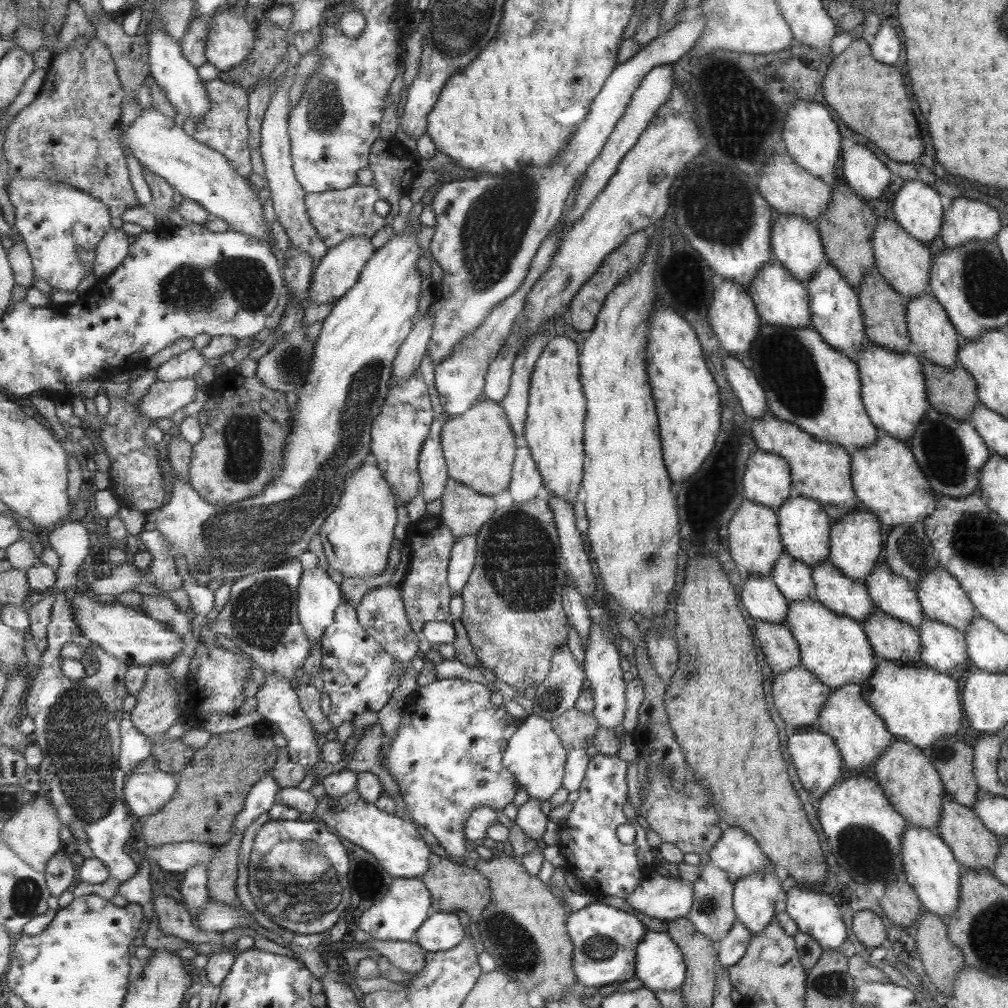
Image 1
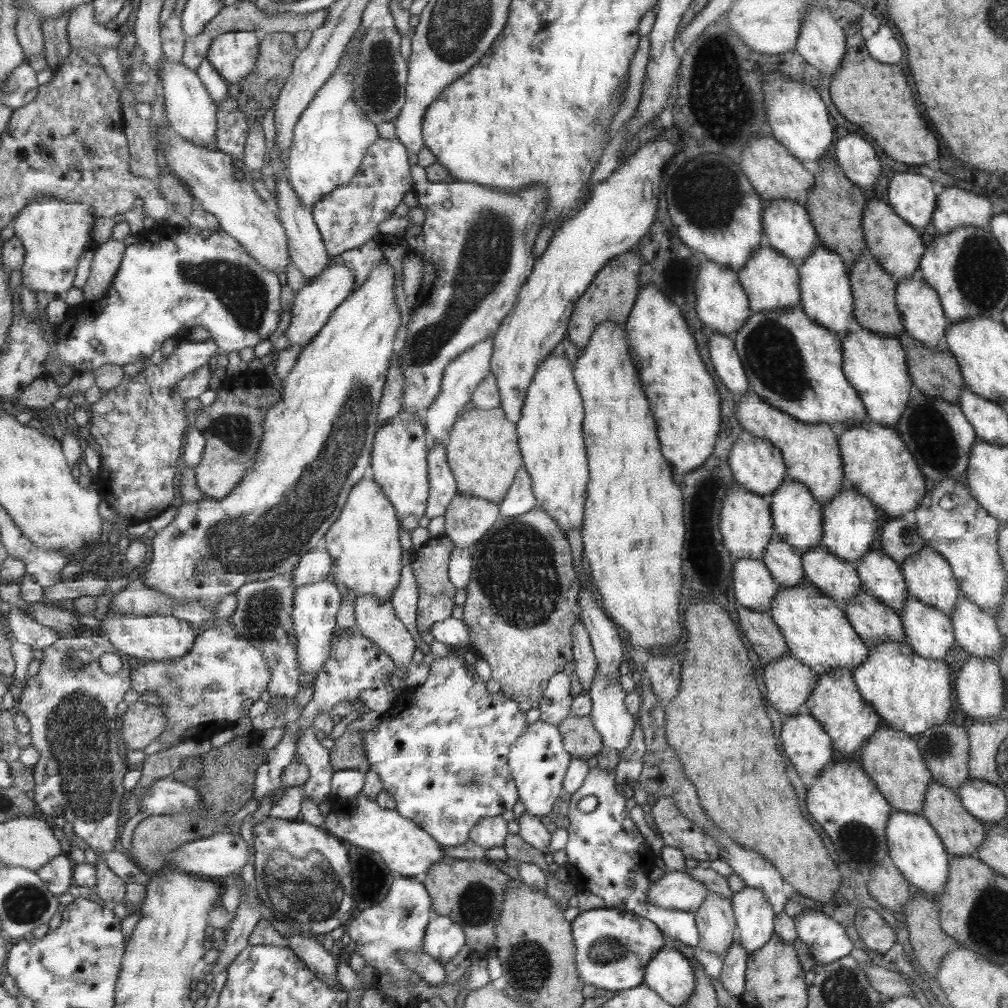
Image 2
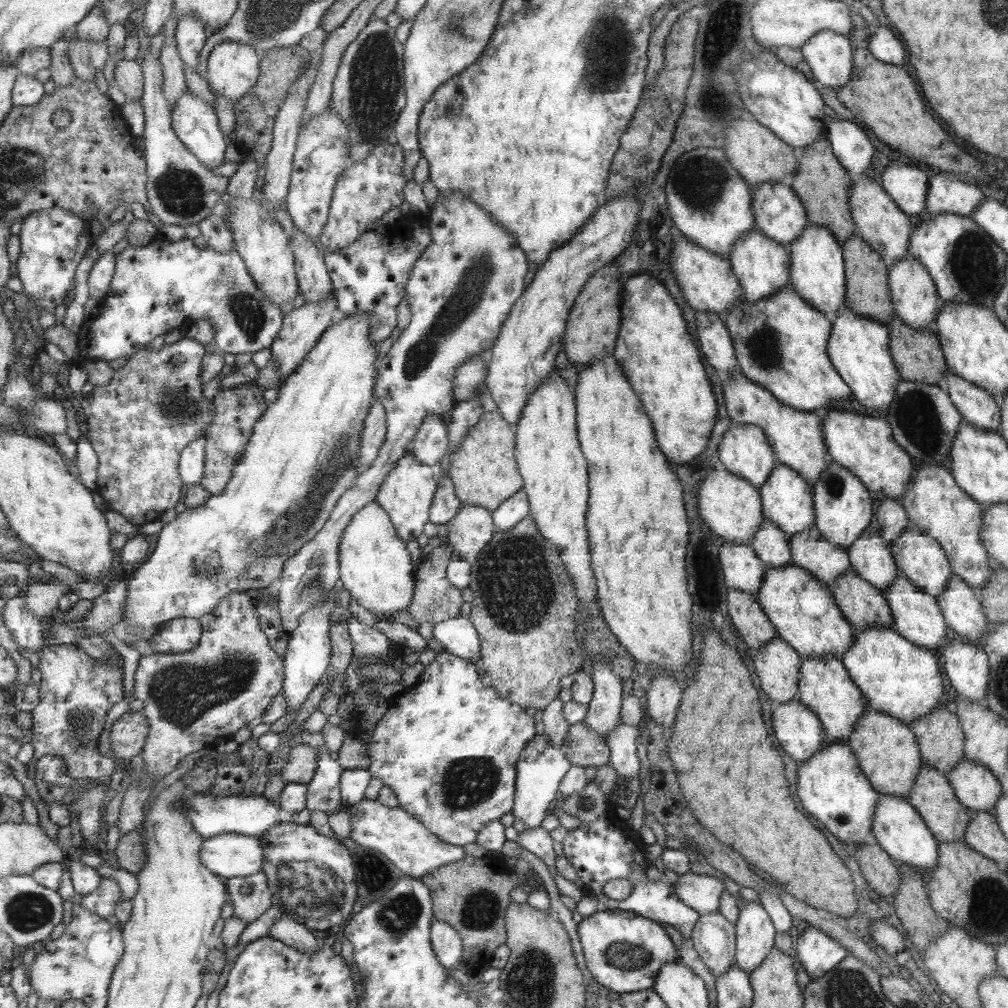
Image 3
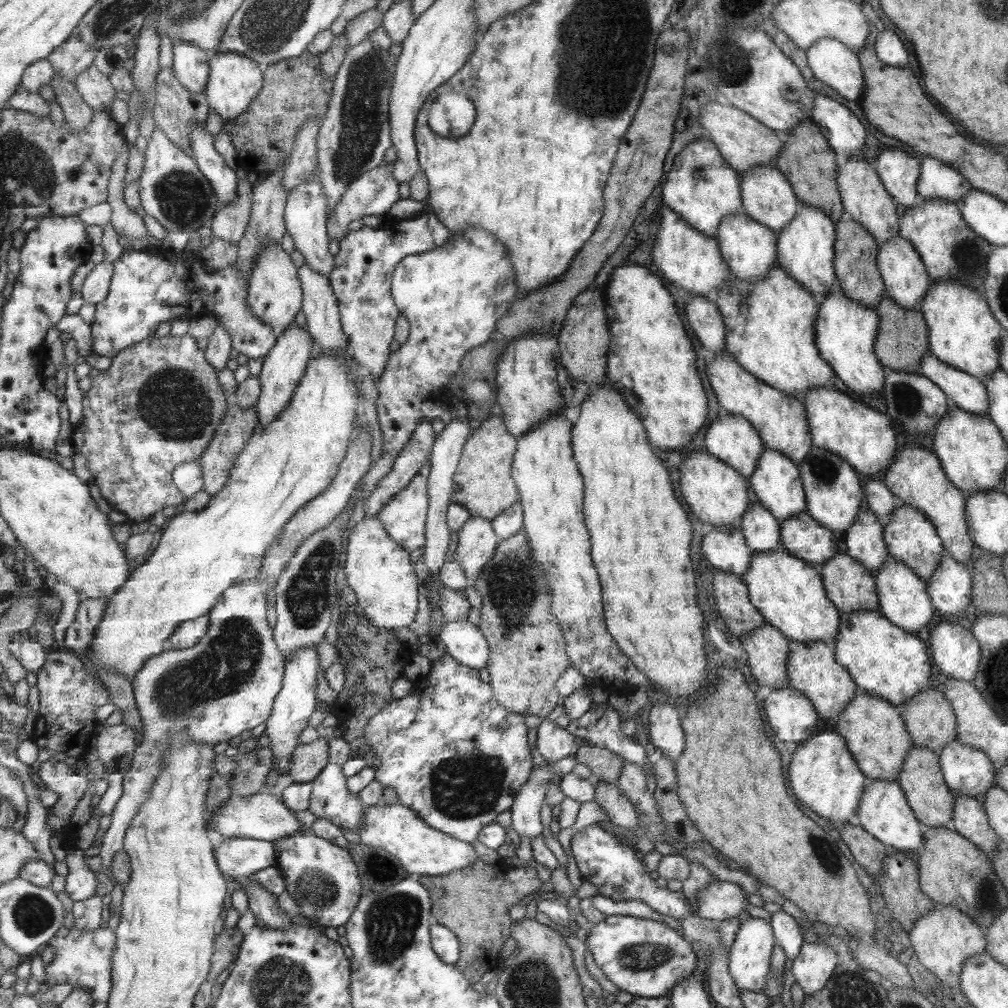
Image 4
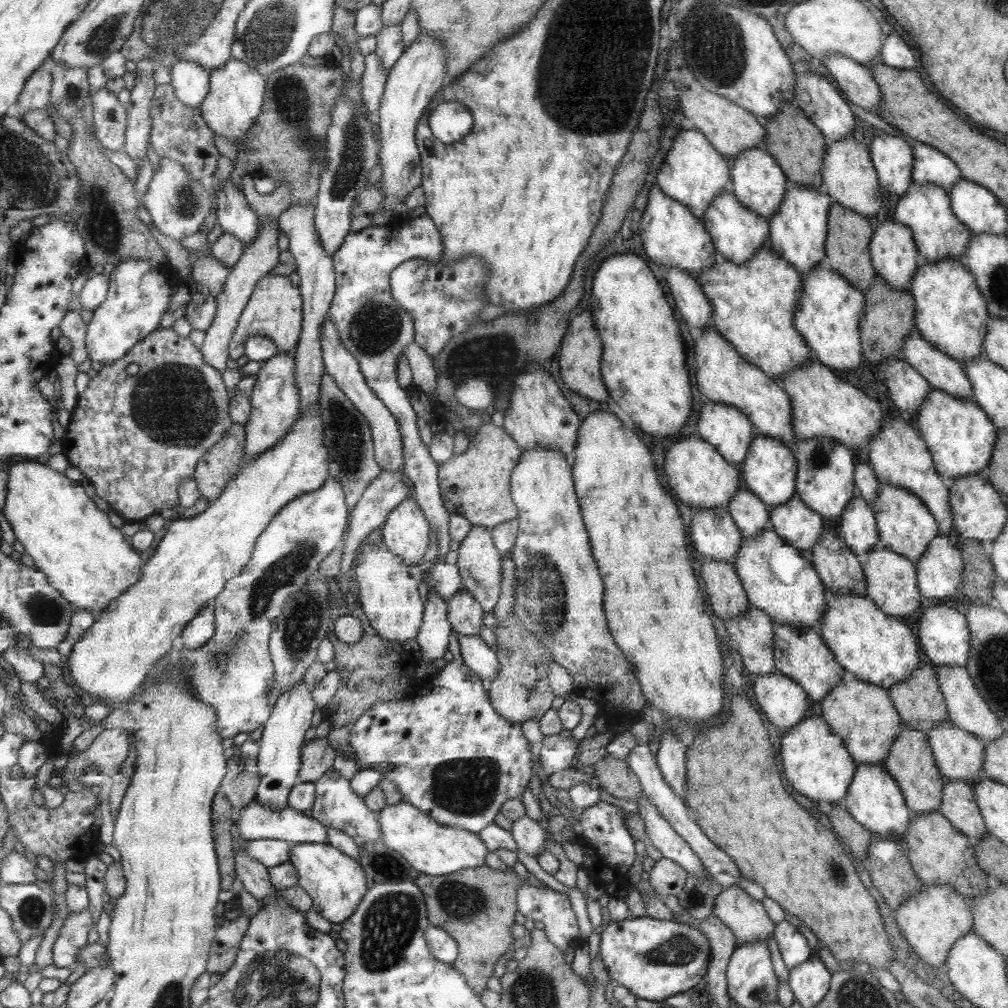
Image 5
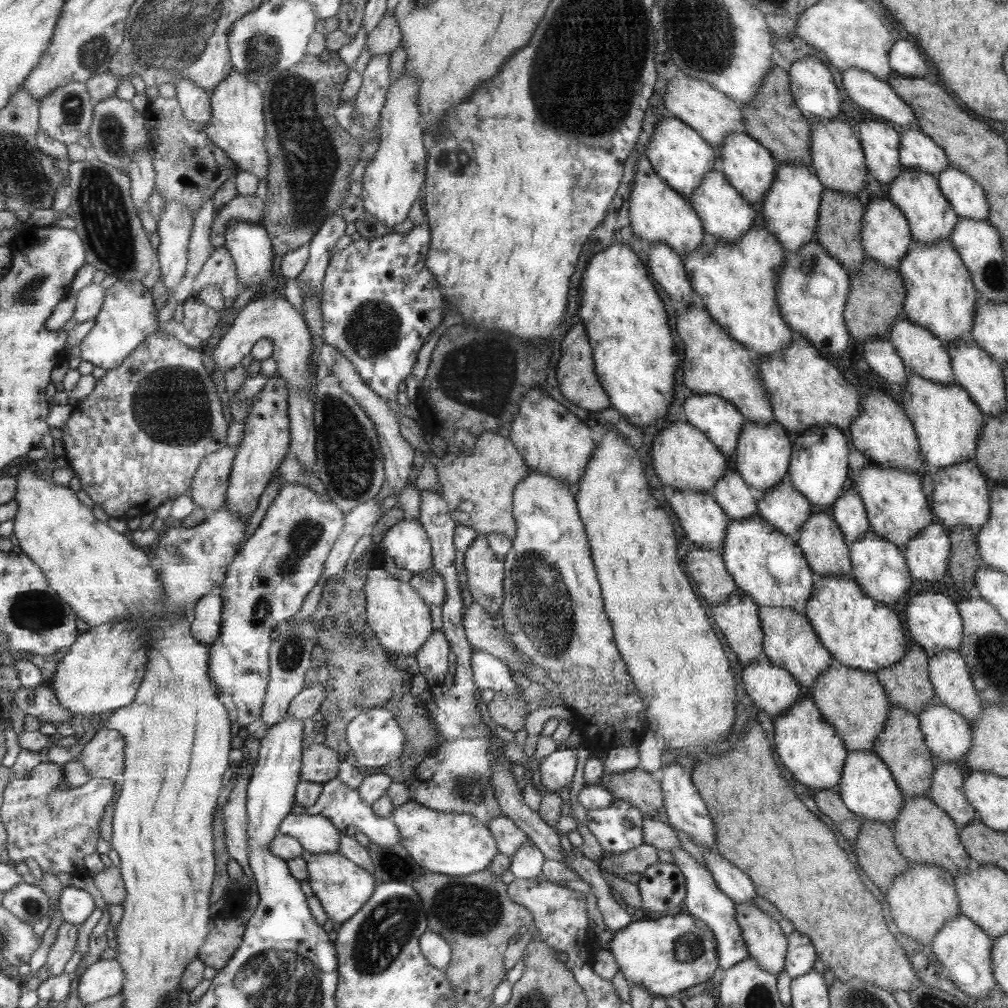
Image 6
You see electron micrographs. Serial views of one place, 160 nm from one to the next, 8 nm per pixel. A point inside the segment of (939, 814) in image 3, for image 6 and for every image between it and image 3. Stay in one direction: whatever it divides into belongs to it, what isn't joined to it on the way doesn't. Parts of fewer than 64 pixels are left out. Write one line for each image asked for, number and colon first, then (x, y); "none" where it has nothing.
4: (921, 779)
5: (909, 761)
6: (900, 745)

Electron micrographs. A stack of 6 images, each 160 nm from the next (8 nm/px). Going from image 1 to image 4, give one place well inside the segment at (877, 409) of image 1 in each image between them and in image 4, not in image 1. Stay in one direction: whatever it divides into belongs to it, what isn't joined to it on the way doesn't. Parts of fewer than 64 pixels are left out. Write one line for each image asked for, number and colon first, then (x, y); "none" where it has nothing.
2: (876, 365)
3: (858, 347)
4: (845, 331)

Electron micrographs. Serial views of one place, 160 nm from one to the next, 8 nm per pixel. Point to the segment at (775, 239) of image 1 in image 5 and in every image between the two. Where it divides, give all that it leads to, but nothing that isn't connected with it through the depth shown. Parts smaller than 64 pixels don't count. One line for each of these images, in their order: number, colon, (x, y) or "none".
2: (787, 229)
3: (779, 215)
4: (767, 197)
5: (757, 182)

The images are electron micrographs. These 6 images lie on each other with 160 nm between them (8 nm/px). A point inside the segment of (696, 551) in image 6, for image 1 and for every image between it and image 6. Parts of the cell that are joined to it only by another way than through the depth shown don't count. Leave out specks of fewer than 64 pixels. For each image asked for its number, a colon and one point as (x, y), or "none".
1: (780, 650)
2: (764, 636)
3: (747, 616)
4: (734, 606)
5: (725, 592)

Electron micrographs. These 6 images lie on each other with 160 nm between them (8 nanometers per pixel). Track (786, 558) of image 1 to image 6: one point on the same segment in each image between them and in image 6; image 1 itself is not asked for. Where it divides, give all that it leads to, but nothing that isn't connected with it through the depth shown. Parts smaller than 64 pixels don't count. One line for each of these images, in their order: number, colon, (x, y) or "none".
2: (784, 563)
3: (770, 543)
4: (761, 532)
5: (751, 516)
6: (738, 500)

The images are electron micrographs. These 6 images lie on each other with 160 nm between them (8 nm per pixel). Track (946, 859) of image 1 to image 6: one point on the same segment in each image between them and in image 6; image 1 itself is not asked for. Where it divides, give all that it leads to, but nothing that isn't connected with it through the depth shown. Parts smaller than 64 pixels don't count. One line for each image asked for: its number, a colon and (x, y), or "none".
2: (914, 847)
3: (897, 827)
4: (883, 811)
5: (874, 800)
6: (867, 788)

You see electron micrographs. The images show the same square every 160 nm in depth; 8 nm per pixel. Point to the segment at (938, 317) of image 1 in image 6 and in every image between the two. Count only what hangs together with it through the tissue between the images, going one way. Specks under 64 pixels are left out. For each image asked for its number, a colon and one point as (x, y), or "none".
2: (924, 319)
3: (913, 294)
4: (904, 276)
5: (893, 250)
6: (886, 238)

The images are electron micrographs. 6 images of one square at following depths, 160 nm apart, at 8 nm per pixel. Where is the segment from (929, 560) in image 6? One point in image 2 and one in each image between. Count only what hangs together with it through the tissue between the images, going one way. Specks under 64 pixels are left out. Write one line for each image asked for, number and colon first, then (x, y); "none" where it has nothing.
2: (976, 633)
3: (963, 613)
4: (950, 586)
5: (939, 570)

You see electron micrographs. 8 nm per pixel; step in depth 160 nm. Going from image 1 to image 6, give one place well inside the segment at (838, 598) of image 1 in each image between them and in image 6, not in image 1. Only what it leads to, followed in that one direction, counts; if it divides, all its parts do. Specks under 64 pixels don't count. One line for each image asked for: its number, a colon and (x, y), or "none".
2: (834, 577)
3: (809, 551)
4: (801, 536)
5: (799, 526)
6: (784, 507)

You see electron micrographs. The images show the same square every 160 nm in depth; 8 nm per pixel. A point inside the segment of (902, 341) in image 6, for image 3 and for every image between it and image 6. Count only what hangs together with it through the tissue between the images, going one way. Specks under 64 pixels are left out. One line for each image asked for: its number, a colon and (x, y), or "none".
3: (980, 409)
4: (963, 390)
5: (943, 373)

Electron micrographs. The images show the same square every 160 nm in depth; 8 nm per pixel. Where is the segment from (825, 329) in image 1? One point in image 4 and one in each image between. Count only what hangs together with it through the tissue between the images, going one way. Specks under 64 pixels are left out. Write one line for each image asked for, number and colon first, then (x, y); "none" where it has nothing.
2: (825, 296)
3: (816, 270)
4: (806, 247)

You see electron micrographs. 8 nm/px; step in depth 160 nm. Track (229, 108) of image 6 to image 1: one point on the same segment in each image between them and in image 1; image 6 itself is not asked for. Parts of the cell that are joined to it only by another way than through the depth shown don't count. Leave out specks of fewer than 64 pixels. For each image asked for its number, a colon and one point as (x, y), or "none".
1: (231, 39)
2: (235, 55)
3: (234, 68)
4: (235, 81)
5: (237, 92)

